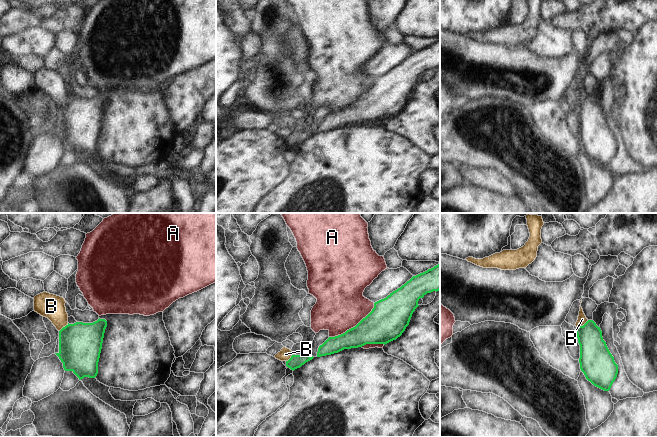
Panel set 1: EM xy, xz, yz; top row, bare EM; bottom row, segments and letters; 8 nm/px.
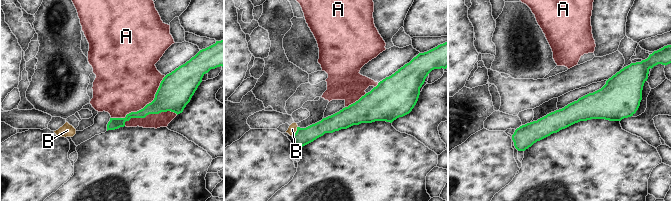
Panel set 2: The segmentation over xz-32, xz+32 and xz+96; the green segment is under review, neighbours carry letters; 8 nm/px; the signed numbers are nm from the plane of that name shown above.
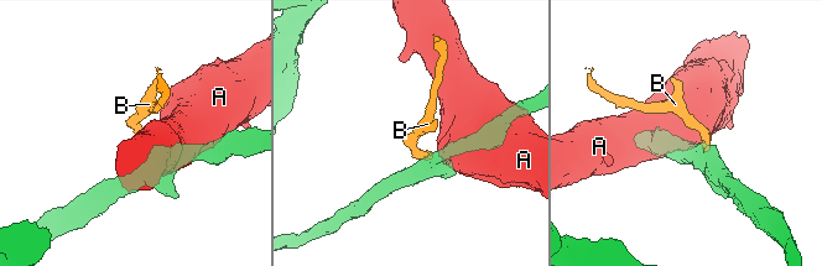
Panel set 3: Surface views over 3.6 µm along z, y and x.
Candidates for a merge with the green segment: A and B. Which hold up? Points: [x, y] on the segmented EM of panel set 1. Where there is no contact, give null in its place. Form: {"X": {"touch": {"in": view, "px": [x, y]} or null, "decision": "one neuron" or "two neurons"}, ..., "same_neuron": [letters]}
{"A": {"touch": {"in": "xz", "px": [353, 327]}, "decision": "two neurons"}, "B": {"touch": {"in": "yz", "px": [583, 325]}, "decision": "two neurons"}, "same_neuron": []}

